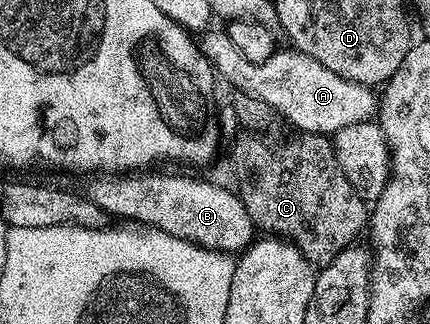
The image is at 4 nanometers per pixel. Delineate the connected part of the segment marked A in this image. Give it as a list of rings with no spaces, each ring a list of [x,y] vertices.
[[[208,29],[201,38],[201,49],[211,62],[211,69],[232,86],[232,91],[265,100],[268,108],[274,113],[276,110],[285,121],[292,122],[296,131],[334,136],[349,124],[369,122],[376,117],[377,94],[372,87],[345,80],[337,76],[337,72],[329,72],[325,64],[313,60],[313,56],[294,48],[276,49],[275,54],[264,62],[248,60],[237,44],[229,40],[226,29],[215,29]]]

